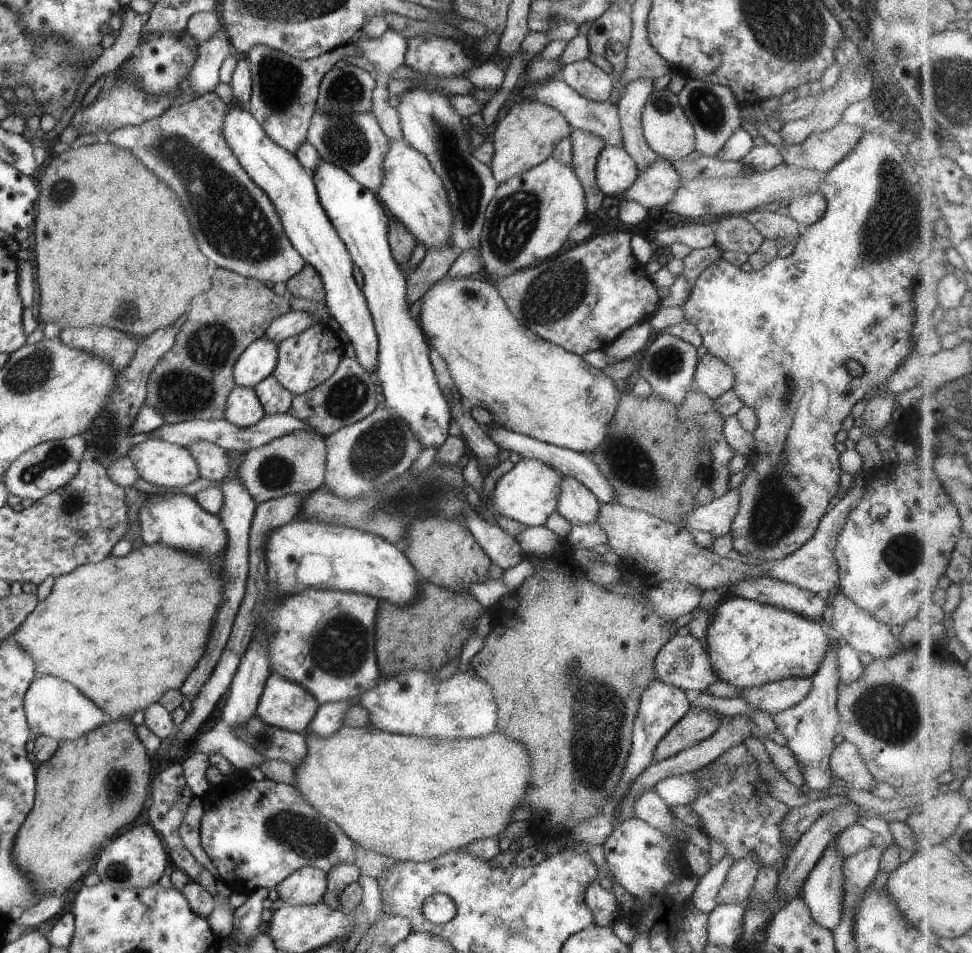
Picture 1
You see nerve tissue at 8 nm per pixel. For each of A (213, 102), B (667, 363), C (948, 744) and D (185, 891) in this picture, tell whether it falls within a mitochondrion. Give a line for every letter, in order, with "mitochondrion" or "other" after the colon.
A: other
B: mitochondrion
C: other
D: other

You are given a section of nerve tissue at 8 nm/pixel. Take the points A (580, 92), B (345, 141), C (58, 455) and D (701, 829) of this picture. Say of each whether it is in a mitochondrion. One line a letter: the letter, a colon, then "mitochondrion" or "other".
A: other
B: mitochondrion
C: mitochondrion
D: other

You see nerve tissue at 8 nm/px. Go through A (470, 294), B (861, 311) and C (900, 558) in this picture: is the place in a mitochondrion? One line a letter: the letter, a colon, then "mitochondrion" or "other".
A: other
B: other
C: mitochondrion

